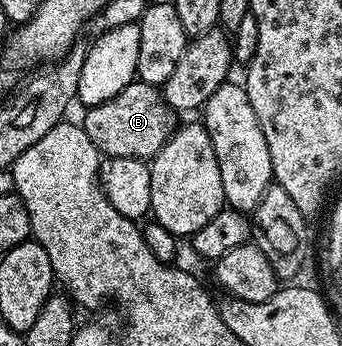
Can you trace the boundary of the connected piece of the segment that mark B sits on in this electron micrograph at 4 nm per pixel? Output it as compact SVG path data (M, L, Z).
M135 80L120 95L108 99L99 105L87 108L82 129L92 139L99 154L112 157L153 158L162 144L170 137L171 110L163 102L163 94L155 86Z

